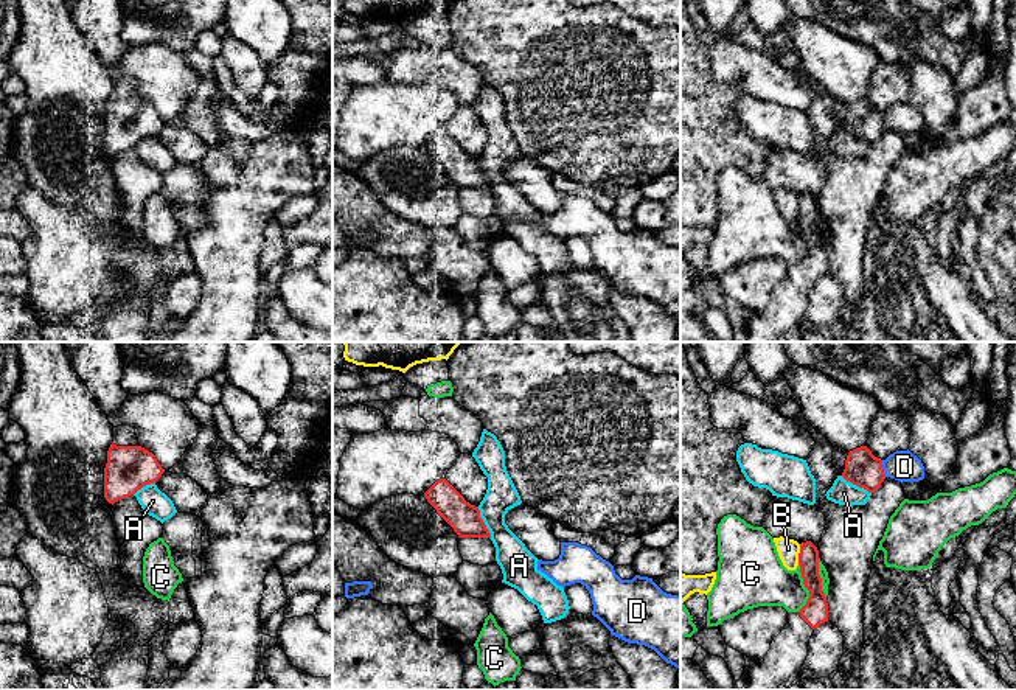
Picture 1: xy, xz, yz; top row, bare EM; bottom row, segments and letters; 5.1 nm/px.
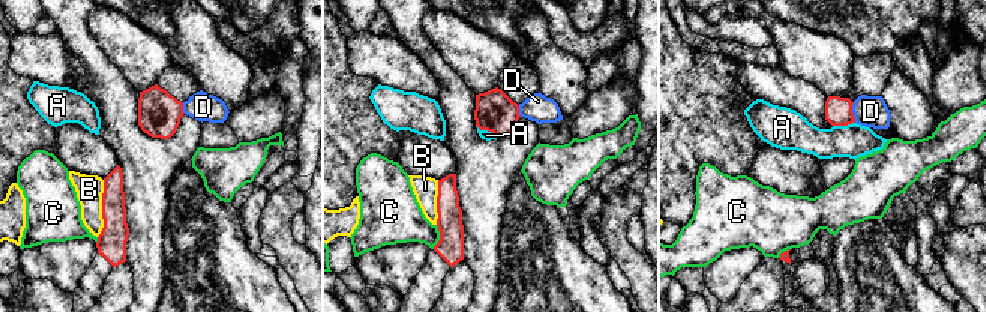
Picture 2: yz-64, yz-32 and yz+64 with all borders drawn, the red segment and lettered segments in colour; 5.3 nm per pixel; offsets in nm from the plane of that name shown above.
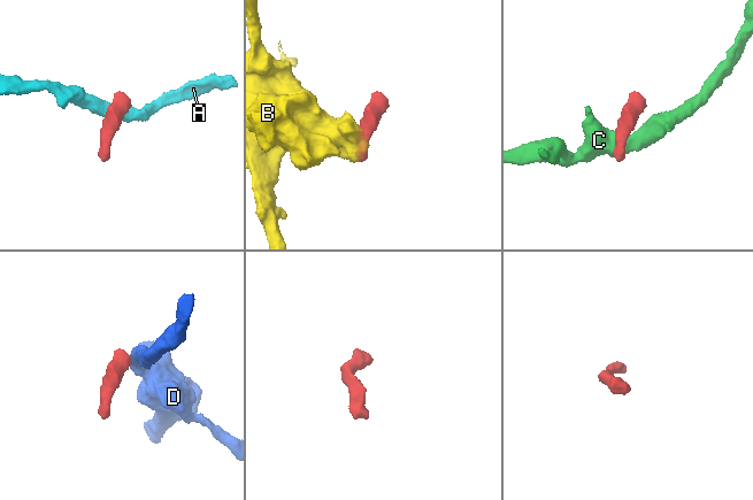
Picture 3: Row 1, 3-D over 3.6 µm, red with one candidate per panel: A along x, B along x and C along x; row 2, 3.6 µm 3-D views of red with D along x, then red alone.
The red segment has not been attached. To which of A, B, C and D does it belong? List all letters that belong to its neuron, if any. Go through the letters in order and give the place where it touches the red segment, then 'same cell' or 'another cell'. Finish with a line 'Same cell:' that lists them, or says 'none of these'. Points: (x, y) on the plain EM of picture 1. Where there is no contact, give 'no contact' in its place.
A: xz (483, 174) | another cell
B: yz (799, 207) | another cell
C: yz (805, 238) | another cell
D: yz (881, 120) | another cell
Same cell: none of these

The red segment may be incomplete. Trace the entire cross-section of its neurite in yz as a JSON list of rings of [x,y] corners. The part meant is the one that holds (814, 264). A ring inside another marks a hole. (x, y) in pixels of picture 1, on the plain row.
[[[811,193],[800,196],[799,218],[809,250],[799,264],[789,264],[786,278],[774,289],[767,306],[750,322],[741,342],[786,342],[797,331],[814,281],[828,274],[819,211],[819,202]]]

